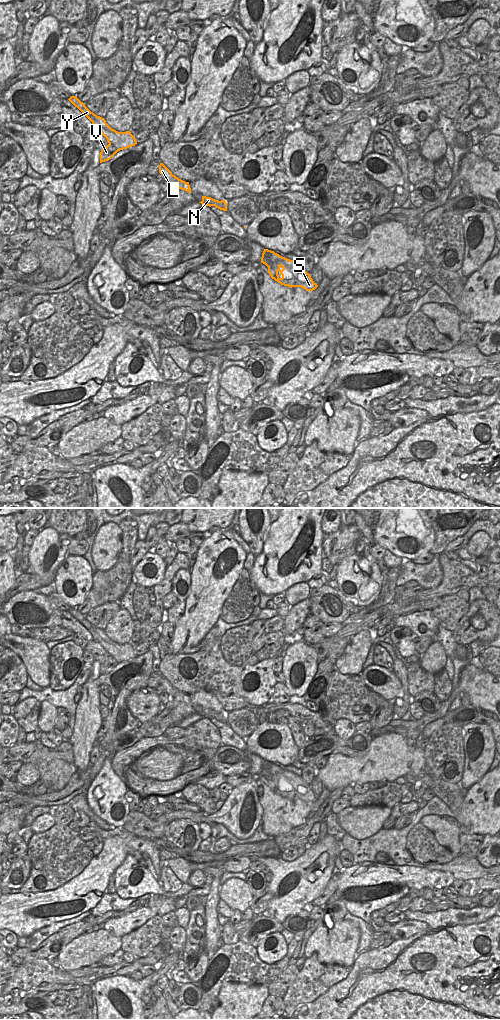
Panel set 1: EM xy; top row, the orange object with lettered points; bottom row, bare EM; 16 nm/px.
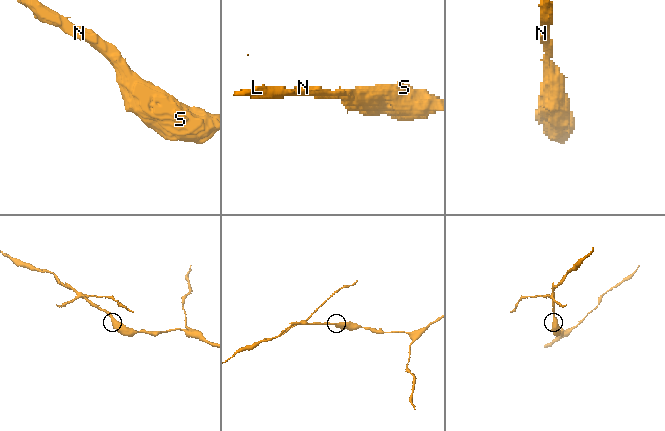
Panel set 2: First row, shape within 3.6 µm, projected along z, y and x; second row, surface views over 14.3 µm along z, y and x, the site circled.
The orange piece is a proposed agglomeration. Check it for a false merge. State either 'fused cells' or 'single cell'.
fused cells

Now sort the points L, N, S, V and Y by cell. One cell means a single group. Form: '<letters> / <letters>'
L N S Y / V

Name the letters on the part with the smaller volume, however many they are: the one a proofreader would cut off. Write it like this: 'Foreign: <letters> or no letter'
Foreign: V

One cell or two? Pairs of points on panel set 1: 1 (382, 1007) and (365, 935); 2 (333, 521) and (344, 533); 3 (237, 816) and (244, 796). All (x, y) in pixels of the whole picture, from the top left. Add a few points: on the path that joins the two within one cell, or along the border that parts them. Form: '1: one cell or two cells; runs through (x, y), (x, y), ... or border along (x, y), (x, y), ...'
1: two cells; border along (368, 948), (356, 954)
2: two cells; border along (342, 525), (329, 533)
3: one cell; runs through (240, 811), (243, 801)

